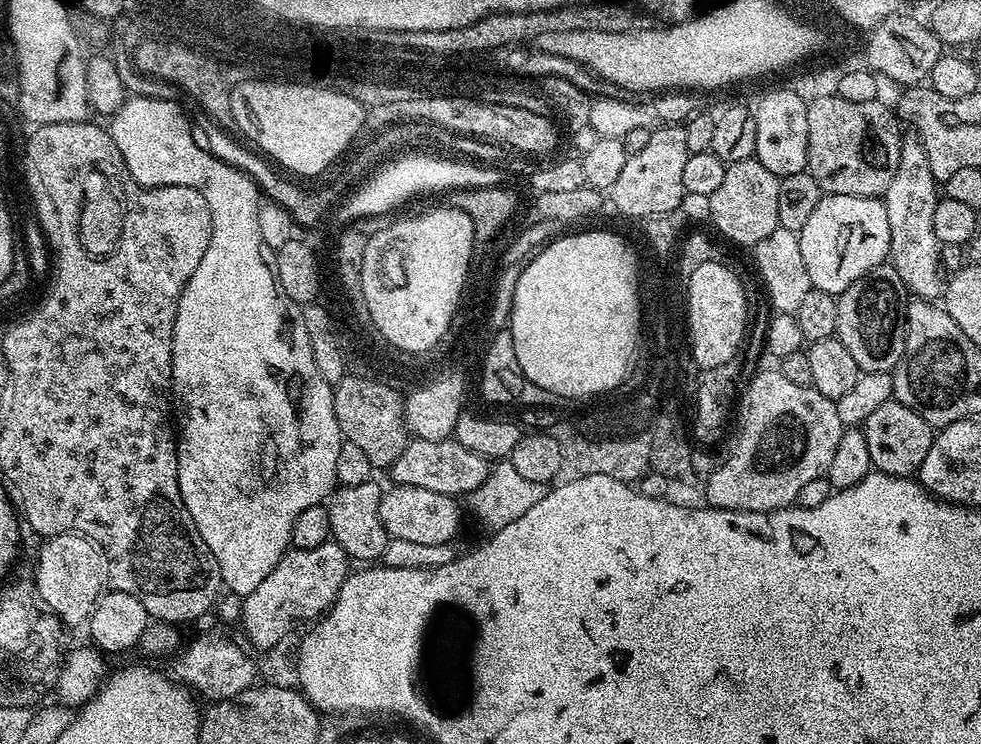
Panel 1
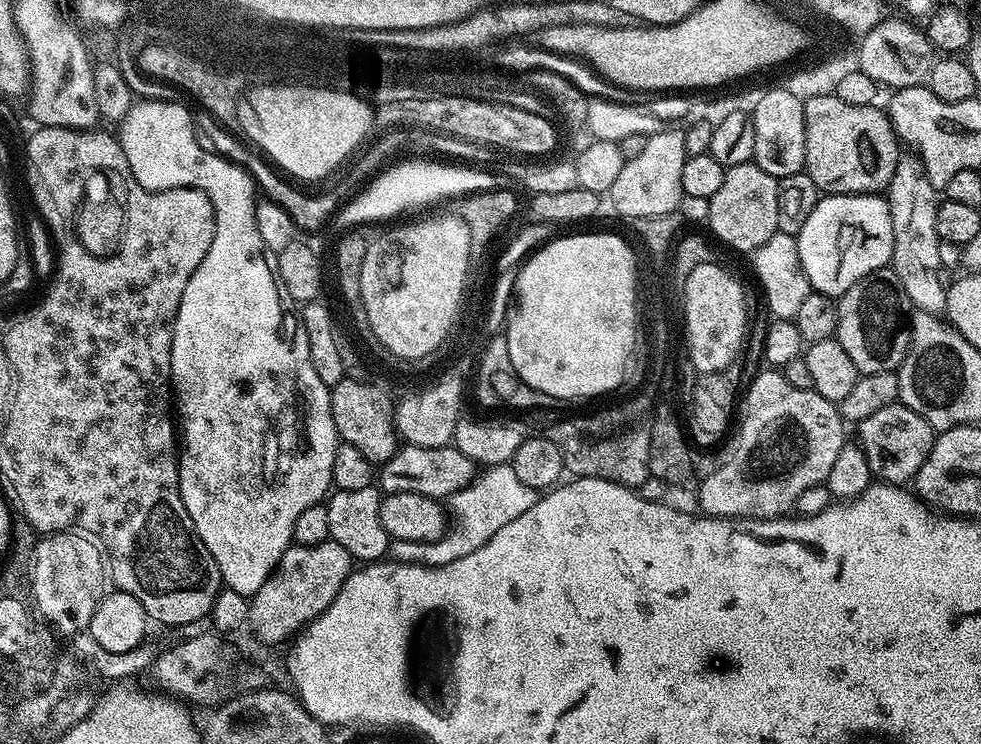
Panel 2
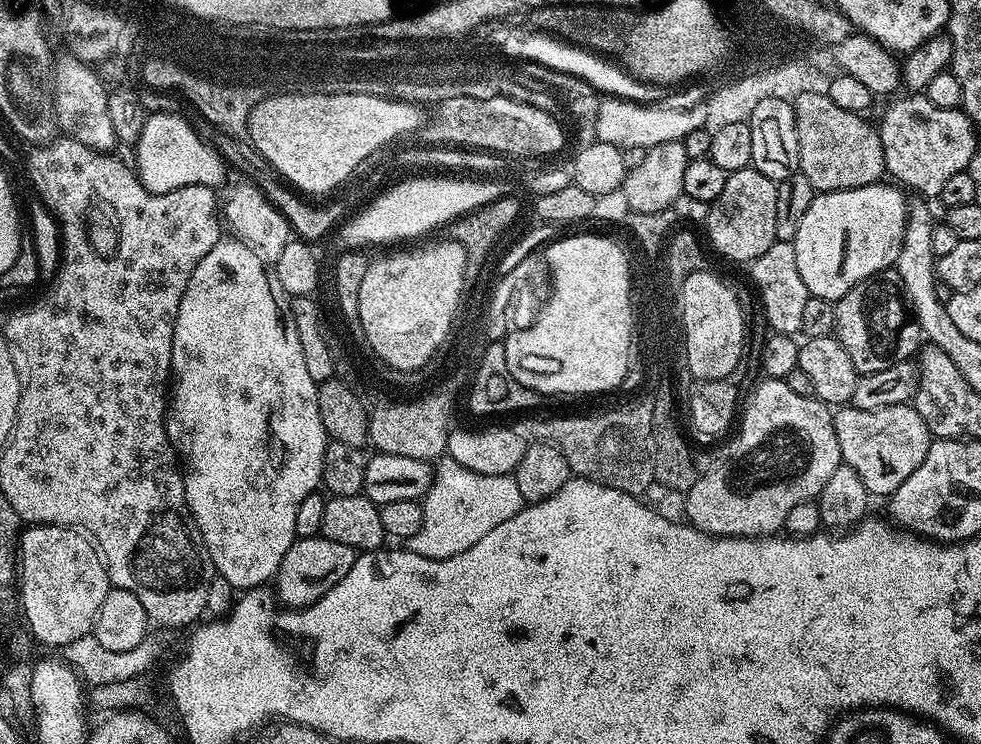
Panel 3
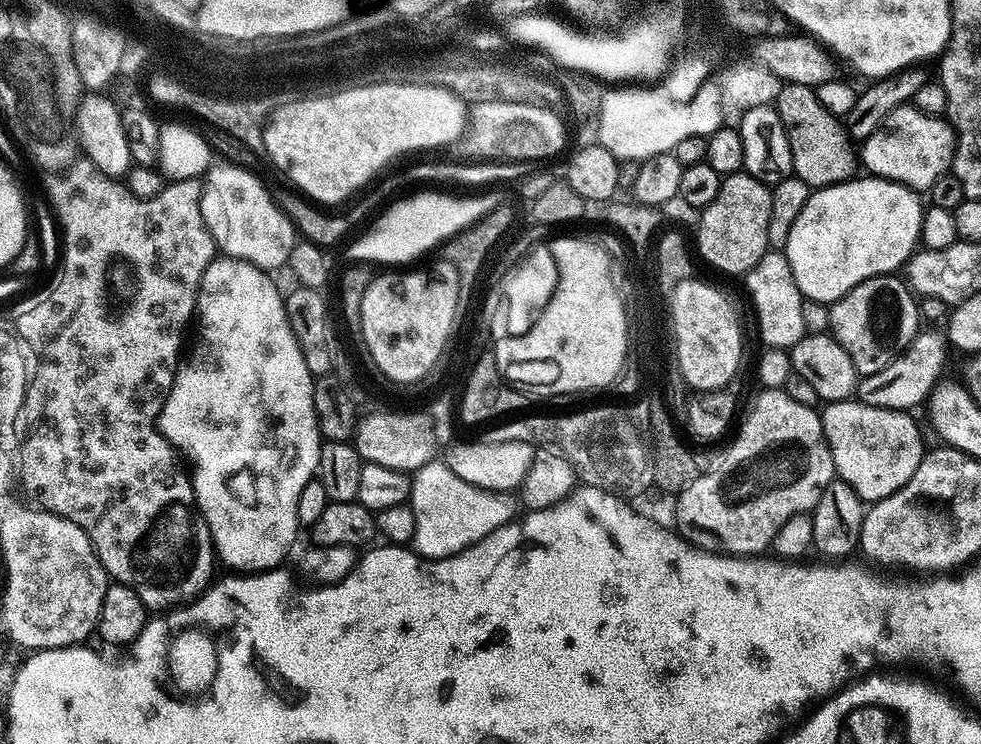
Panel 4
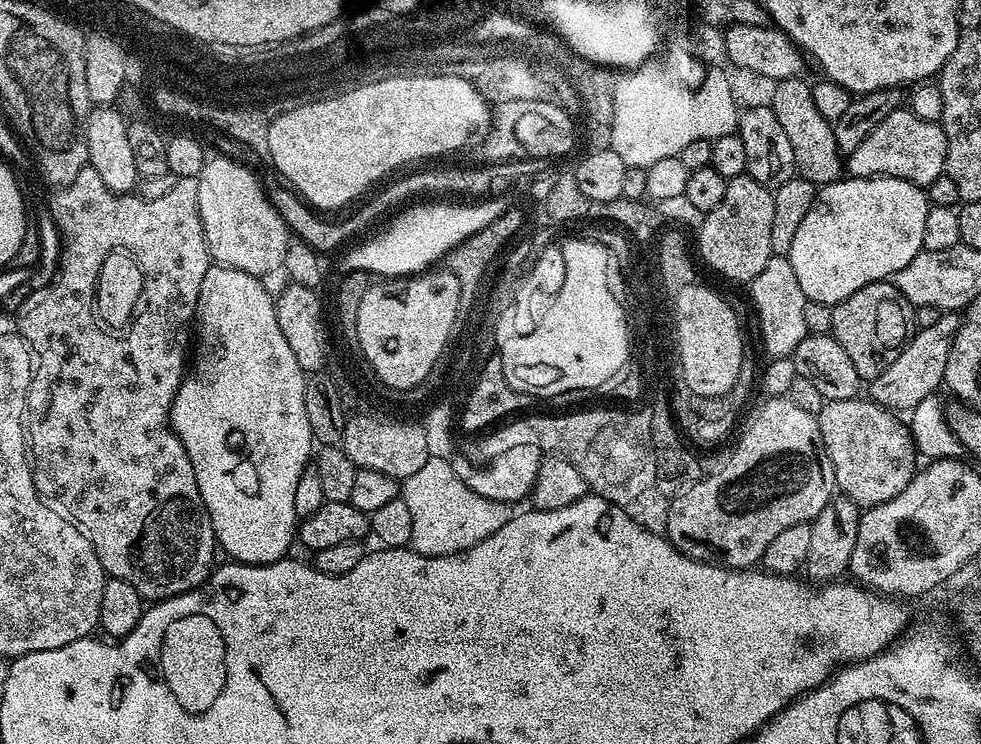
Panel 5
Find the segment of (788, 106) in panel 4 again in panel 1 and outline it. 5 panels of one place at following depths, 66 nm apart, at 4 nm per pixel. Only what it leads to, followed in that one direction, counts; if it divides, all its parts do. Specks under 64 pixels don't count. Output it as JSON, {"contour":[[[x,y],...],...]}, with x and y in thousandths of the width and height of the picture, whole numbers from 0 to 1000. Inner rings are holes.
{"contour":[[[848,128],[827,136],[824,142],[823,231],[834,245],[837,259],[846,263],[900,265],[915,226],[918,163],[914,152],[896,133],[862,137]]]}

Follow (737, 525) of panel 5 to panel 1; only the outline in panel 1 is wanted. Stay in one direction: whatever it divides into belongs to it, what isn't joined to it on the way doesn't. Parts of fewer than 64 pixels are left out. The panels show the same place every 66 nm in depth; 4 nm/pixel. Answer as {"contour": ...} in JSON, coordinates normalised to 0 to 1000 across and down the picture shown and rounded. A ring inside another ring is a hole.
{"contour":[[[793,497],[775,500],[760,516],[752,535],[752,598],[746,617],[731,622],[730,630],[723,637],[721,676],[728,683],[753,688],[788,688],[810,679],[818,653],[843,636],[850,605],[854,605],[854,589],[858,589],[862,573],[858,562],[854,562],[851,538],[834,530],[832,522],[812,519],[810,513],[797,508]]]}

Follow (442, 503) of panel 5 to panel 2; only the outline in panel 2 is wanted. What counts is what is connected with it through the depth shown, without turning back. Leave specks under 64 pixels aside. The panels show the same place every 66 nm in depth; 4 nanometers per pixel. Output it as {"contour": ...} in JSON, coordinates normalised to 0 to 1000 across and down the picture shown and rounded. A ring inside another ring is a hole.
{"contour":[[[521,622],[504,624],[494,628],[488,637],[482,640],[481,645],[472,656],[467,657],[461,667],[455,672],[455,714],[449,719],[445,726],[433,726],[425,728],[423,726],[400,726],[398,731],[398,747],[401,753],[408,753],[411,758],[437,758],[438,761],[451,761],[455,755],[463,755],[463,750],[475,750],[475,745],[483,745],[483,739],[487,739],[487,734],[495,734],[495,728],[499,723],[504,723],[504,718],[508,718],[508,712],[512,712],[512,707],[517,707],[518,703],[524,702],[524,696],[529,696],[532,691],[536,691],[536,685],[540,685],[540,680],[544,680],[548,671],[547,657],[534,652],[528,637],[524,637]]]}

